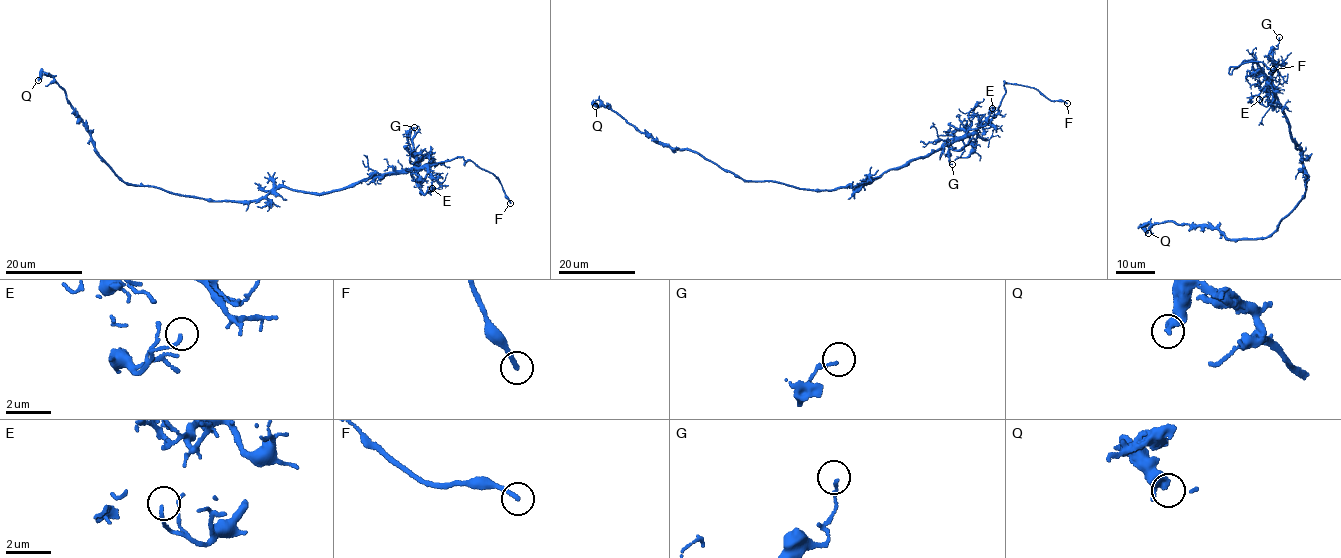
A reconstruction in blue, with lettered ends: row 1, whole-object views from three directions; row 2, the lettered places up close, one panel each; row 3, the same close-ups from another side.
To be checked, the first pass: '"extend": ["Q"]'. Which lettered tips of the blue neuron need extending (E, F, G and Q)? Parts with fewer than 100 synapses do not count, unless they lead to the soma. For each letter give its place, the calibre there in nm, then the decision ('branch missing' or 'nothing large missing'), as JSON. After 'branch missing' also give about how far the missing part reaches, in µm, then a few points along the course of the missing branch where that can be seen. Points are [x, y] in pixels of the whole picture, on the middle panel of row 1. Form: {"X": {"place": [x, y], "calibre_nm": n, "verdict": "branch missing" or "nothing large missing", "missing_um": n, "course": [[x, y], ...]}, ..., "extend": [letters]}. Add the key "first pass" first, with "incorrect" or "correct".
{"first pass": "incorrect", "E": {"place": [992, 108], "calibre_nm": 140, "verdict": "nothing large missing"}, "F": {"place": [1067, 103], "calibre_nm": 190, "verdict": "branch missing", "missing_um": 25}, "G": {"place": [952, 164], "calibre_nm": 130, "verdict": "nothing large missing"}, "Q": {"place": [595, 106], "calibre_nm": 360, "verdict": "nothing large missing"}, "extend": ["F"]}

